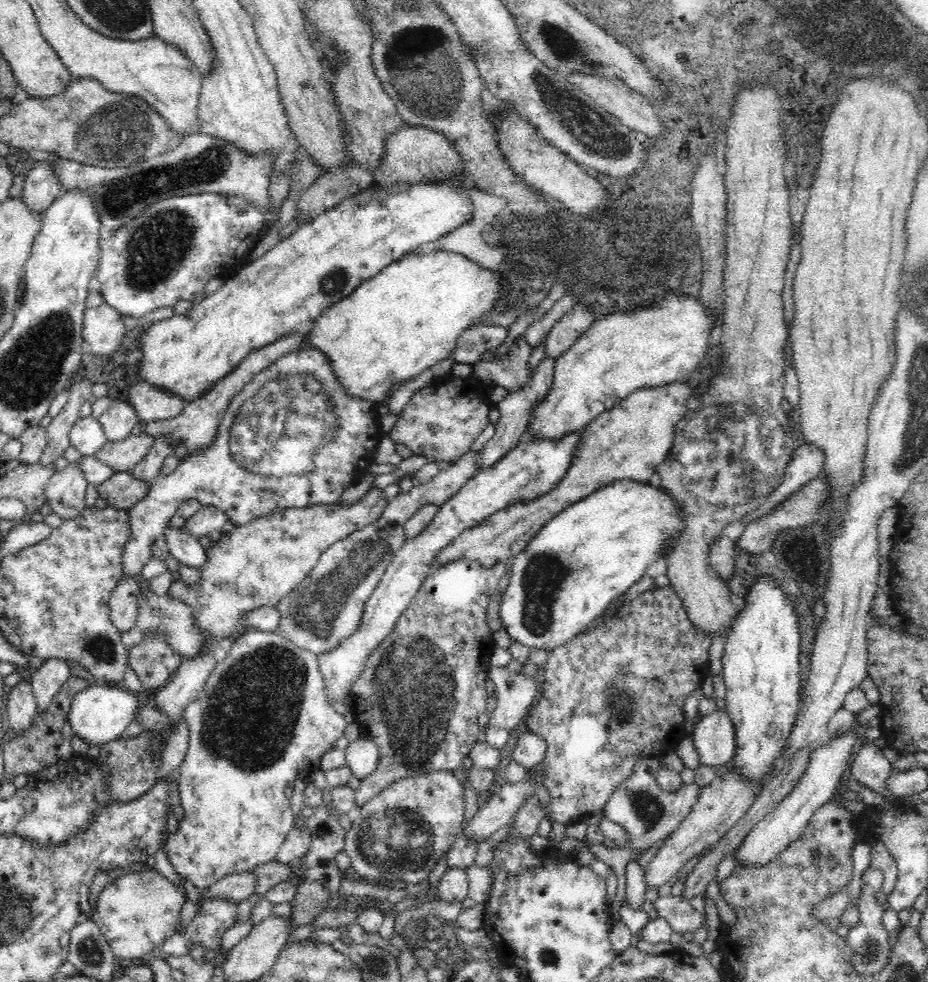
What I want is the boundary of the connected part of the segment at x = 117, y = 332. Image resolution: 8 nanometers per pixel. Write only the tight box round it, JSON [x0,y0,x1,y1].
[83,304,126,354]

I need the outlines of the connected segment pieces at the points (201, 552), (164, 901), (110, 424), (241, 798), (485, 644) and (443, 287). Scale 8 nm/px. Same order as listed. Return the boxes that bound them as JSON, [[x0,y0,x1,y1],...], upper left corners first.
[[163,526,208,569],[91,868,186,961],[98,400,140,442],[165,630,351,890],[350,560,507,807],[300,249,507,405]]

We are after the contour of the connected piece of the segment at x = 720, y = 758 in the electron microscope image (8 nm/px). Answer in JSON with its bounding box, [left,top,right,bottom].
[693,710,736,768]

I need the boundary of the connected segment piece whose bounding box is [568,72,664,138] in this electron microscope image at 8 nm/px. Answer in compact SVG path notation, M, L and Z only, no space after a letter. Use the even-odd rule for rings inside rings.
M570 72L568 78L571 84L580 88L586 95L590 96L596 101L598 106L605 108L612 116L615 116L632 130L643 132L650 138L658 138L664 129L660 125L660 118L658 113L654 112L654 108L650 106L650 102L646 100L638 92L629 88L622 80L610 76L590 76L589 74L582 74L581 72Z

